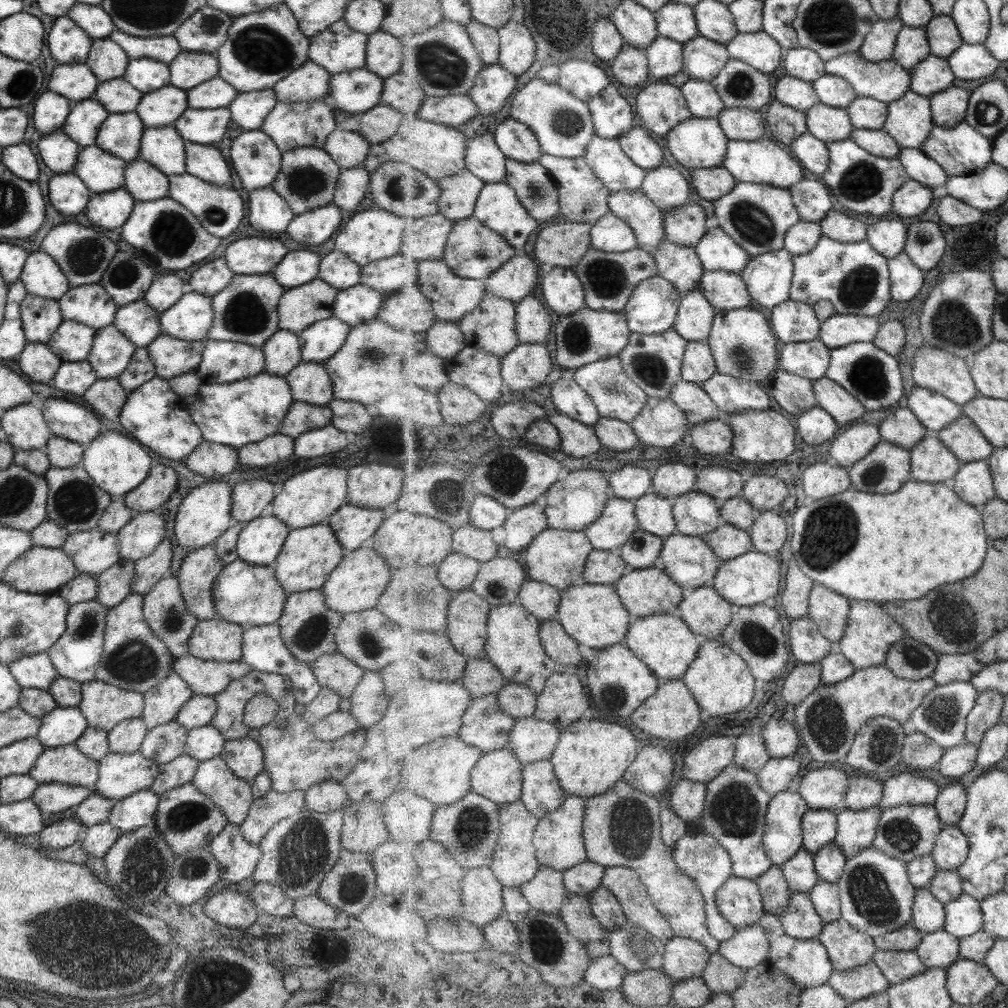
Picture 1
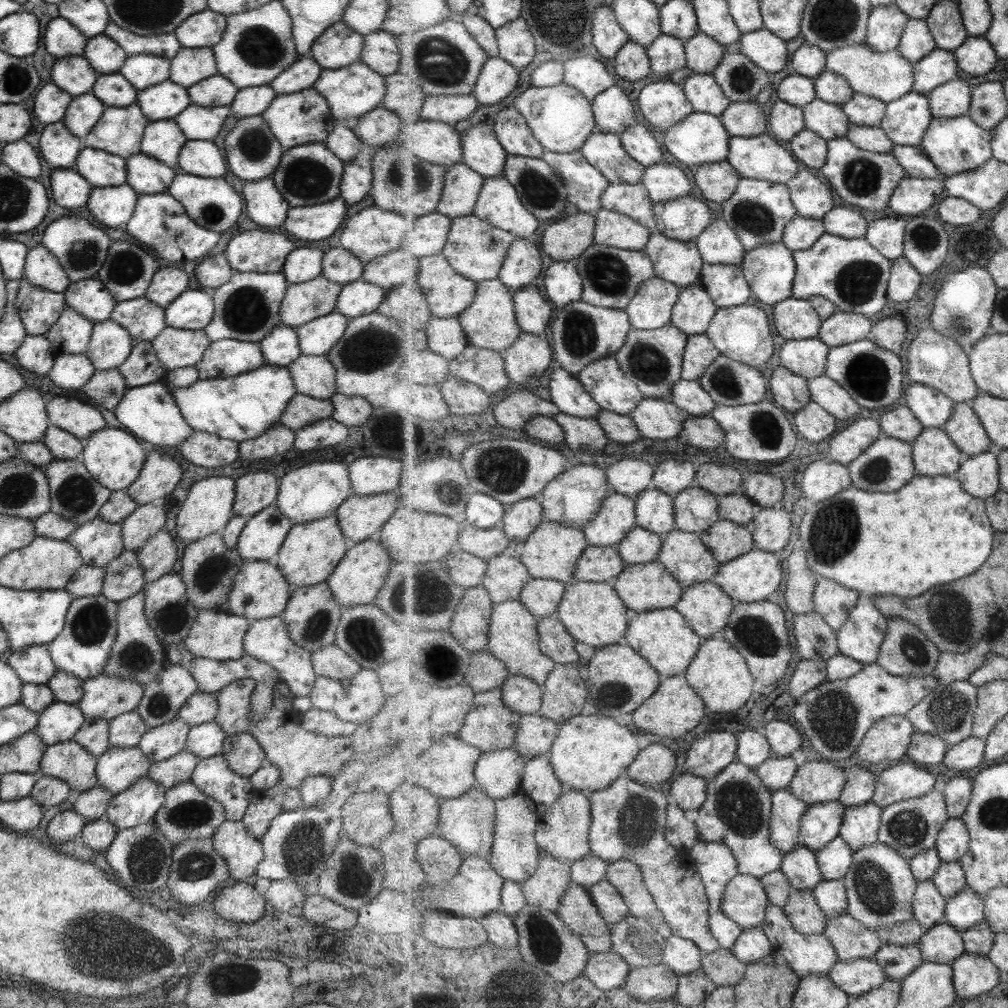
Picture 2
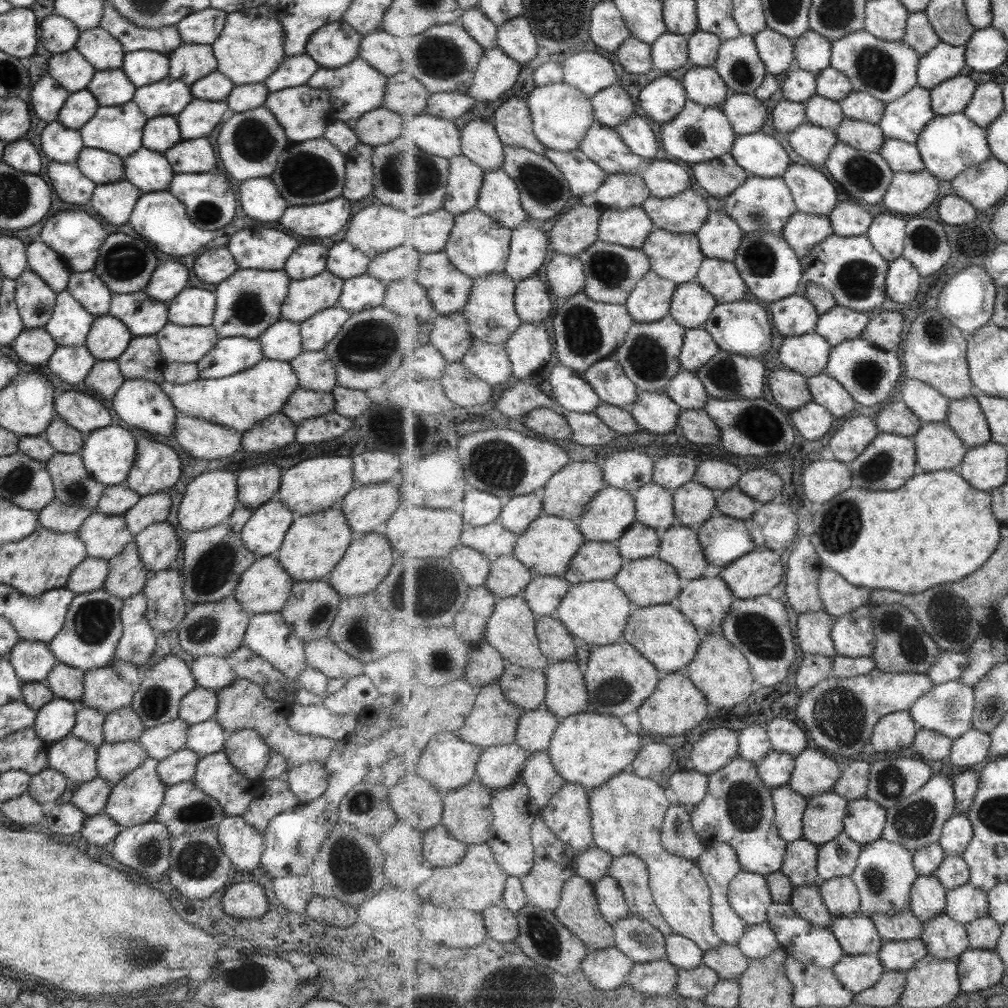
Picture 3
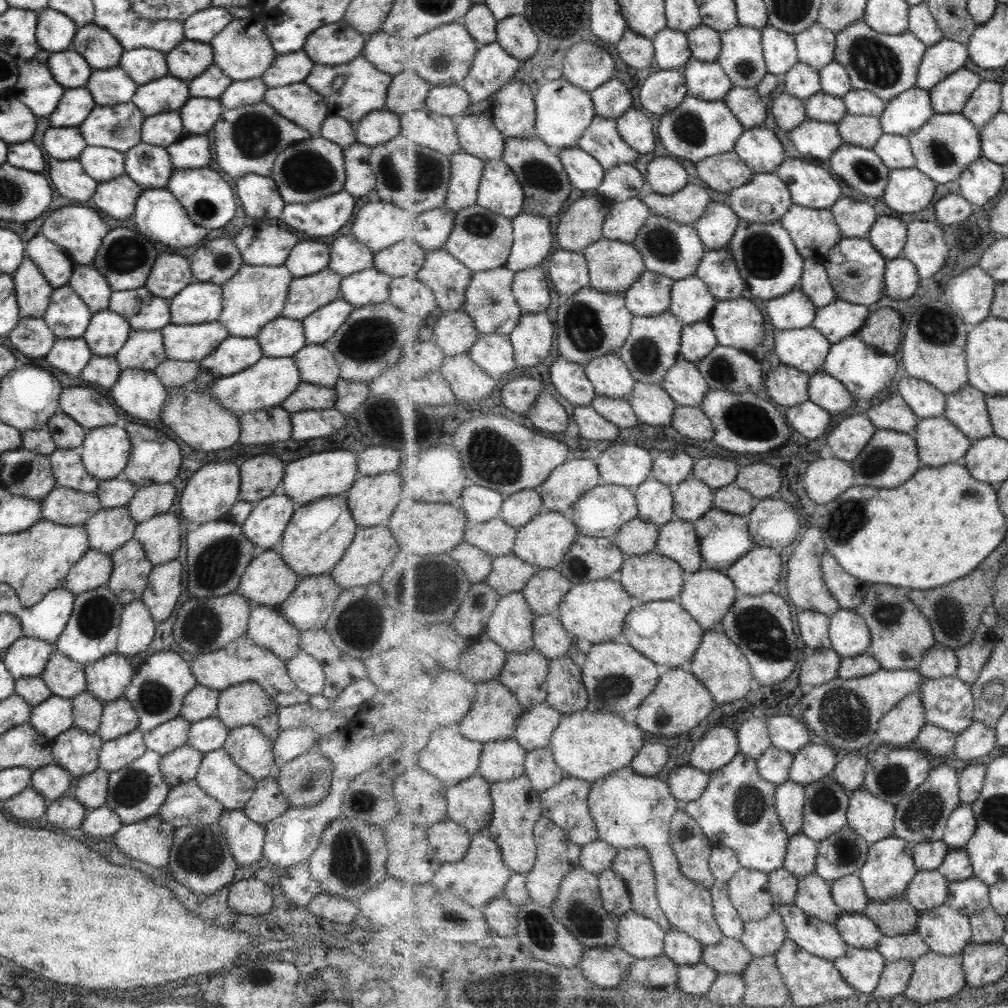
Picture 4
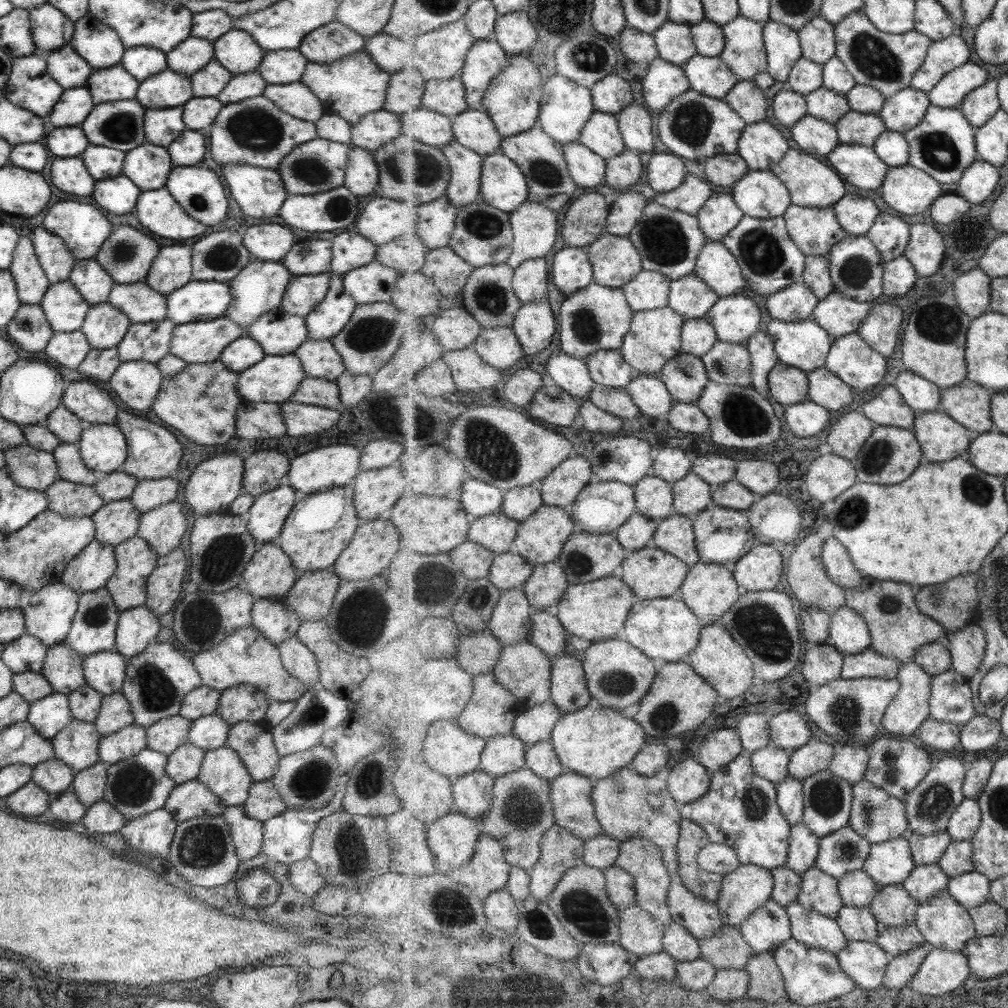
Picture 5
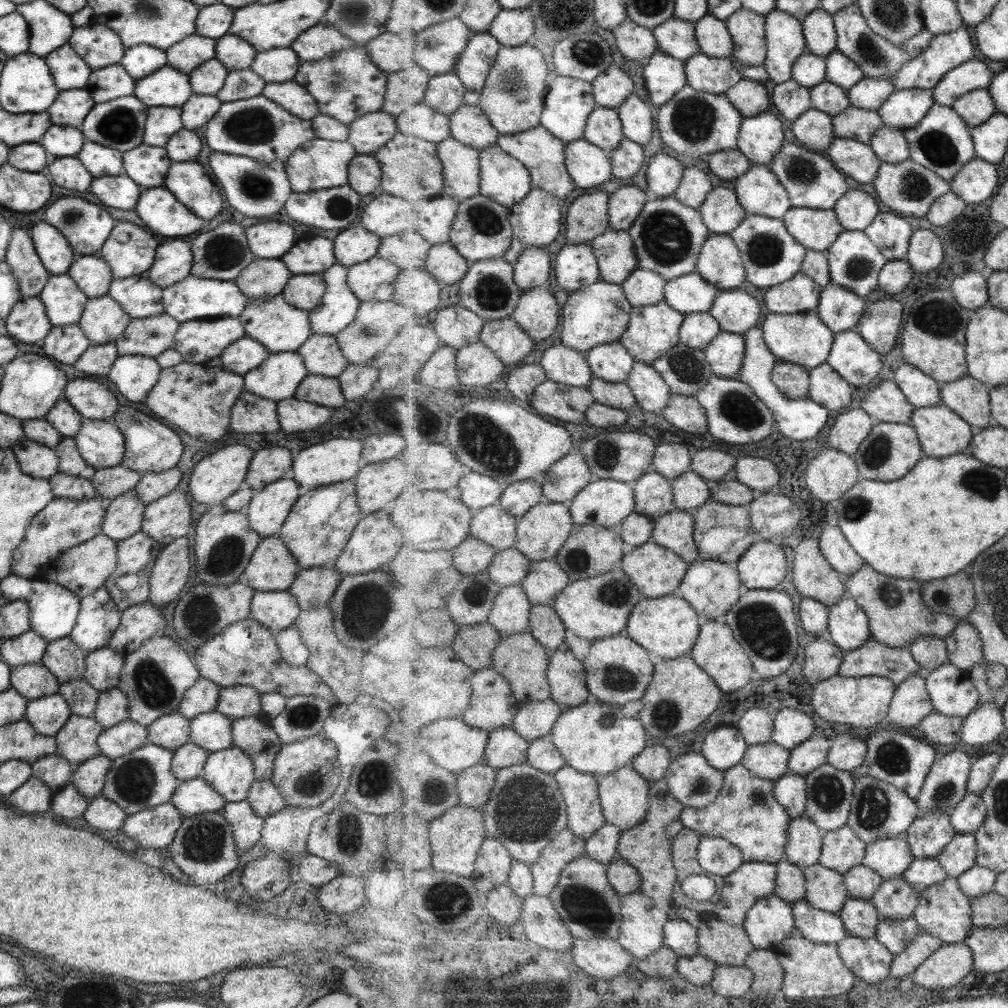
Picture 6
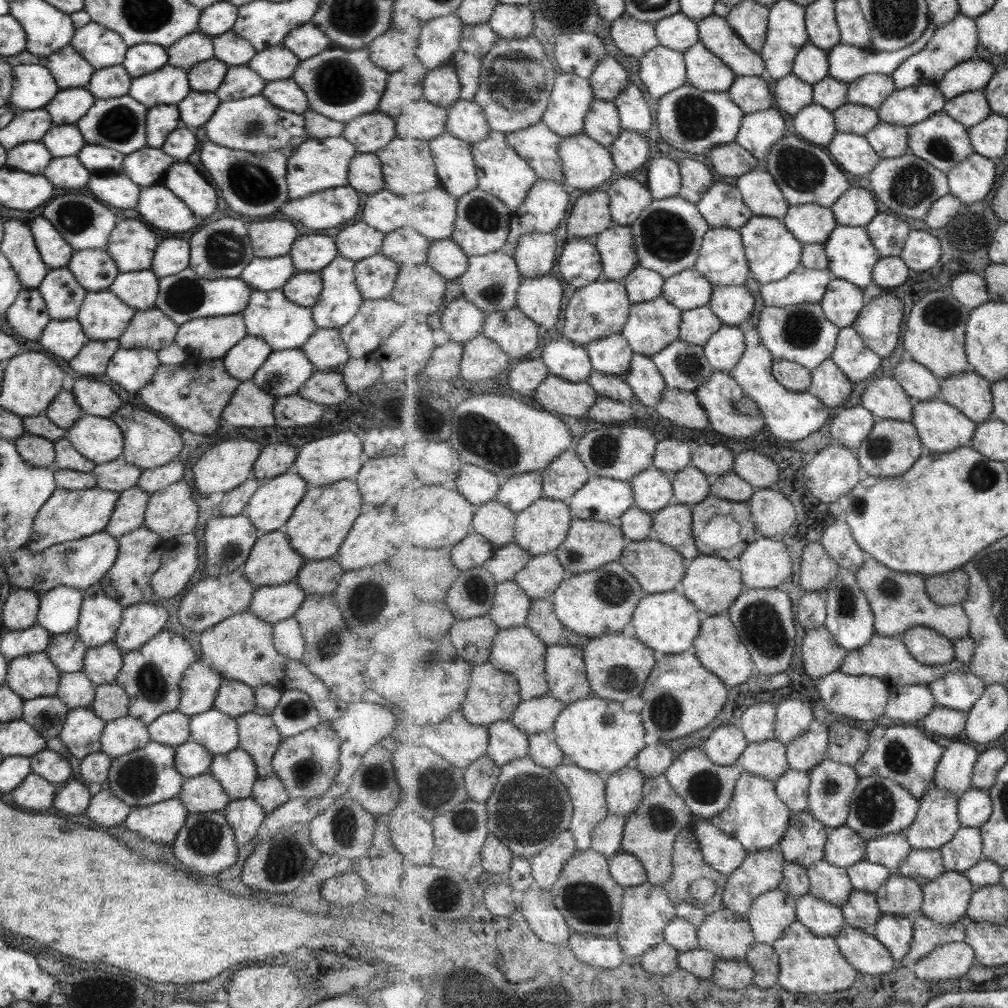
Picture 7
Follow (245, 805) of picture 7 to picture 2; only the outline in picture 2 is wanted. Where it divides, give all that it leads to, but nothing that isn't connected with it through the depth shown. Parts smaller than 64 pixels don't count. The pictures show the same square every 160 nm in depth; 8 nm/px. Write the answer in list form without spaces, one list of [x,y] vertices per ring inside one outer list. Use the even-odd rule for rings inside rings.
[[[223,821],[213,833],[212,847],[225,861],[229,881],[242,882],[254,878],[263,853],[260,839],[251,836],[242,821]]]

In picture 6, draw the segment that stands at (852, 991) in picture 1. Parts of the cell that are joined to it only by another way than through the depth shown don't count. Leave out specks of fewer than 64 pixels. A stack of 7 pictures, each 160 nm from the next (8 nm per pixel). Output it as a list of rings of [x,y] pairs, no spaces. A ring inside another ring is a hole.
[[[851,934],[838,944],[843,962],[865,982],[881,982],[890,976],[895,955],[878,938],[859,938]]]

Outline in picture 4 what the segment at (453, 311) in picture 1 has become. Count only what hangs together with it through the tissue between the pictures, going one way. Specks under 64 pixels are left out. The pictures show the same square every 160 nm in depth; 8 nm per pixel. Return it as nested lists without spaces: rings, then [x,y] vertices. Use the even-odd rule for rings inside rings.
[[[445,248],[428,251],[423,269],[417,278],[432,285],[436,292],[439,312],[463,309],[467,288],[474,278],[474,271],[463,265]]]

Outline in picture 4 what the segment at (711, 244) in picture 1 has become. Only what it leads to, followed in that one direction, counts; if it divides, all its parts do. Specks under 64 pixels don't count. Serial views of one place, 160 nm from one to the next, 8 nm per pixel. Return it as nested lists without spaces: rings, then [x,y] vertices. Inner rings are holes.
[[[712,200],[695,227],[707,250],[719,250],[730,244],[740,221],[738,213],[727,201]]]

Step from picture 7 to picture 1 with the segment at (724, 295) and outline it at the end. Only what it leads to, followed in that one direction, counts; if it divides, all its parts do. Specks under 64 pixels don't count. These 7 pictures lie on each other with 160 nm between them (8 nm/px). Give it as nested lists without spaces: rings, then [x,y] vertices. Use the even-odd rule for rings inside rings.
[[[750,307],[718,310],[707,343],[714,351],[718,370],[725,374],[761,382],[777,370],[775,368],[777,366],[777,337],[773,334],[767,318],[761,312],[751,310]]]

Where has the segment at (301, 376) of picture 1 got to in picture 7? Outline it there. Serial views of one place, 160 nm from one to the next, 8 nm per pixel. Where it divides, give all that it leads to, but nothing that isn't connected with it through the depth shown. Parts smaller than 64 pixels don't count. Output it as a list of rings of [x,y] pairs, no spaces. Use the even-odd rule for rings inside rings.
[[[316,329],[300,349],[314,370],[338,371],[349,359],[337,329]]]

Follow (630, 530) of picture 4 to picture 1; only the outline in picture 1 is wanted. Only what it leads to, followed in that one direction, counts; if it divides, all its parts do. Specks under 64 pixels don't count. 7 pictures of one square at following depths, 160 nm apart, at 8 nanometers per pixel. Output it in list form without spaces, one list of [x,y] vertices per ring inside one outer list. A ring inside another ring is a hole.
[[[641,528],[637,529],[618,552],[628,565],[637,569],[653,567],[661,557],[664,537],[651,534]]]

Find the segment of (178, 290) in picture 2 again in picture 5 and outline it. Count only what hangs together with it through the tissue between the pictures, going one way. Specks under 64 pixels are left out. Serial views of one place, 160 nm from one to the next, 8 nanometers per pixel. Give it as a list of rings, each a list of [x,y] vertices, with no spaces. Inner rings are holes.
[[[165,246],[158,250],[144,282],[151,290],[167,296],[190,282],[191,272],[190,248]]]

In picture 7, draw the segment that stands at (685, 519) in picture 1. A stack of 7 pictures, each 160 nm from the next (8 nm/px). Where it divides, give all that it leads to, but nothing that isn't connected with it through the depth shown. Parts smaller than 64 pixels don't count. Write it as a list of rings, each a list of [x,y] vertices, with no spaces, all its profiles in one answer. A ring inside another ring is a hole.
[[[692,464],[679,472],[666,472],[674,486],[676,502],[693,506],[703,502],[710,495],[707,474]]]

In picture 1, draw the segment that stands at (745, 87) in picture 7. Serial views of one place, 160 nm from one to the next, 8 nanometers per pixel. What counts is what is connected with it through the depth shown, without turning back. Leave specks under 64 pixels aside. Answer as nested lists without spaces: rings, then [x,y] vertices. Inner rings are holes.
[[[726,108],[718,119],[730,140],[757,141],[767,132],[763,116],[751,108]]]

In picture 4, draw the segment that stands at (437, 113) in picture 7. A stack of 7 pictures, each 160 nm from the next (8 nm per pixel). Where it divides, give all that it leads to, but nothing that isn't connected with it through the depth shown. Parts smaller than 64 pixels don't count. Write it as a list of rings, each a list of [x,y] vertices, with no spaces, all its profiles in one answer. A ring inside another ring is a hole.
[[[427,107],[417,112],[406,112],[398,115],[400,131],[398,135],[408,141],[415,140],[451,157],[463,150],[458,135],[457,119],[445,114],[437,114]]]

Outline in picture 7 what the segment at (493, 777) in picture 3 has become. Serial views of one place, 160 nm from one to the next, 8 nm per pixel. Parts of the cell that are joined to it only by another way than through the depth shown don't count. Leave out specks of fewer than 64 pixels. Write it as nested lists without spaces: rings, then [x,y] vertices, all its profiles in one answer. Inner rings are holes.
[[[511,720],[497,721],[487,726],[490,730],[488,756],[499,767],[509,764],[530,753],[530,736],[515,726]]]

